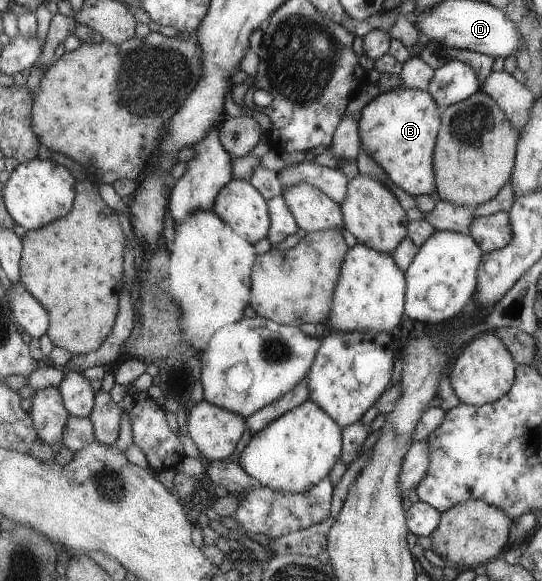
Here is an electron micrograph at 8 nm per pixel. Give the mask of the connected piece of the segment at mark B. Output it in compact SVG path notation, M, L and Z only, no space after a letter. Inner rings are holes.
M403 85L379 93L358 115L360 147L385 171L390 180L410 196L435 194L436 180L432 153L440 129L440 107L430 93Z

